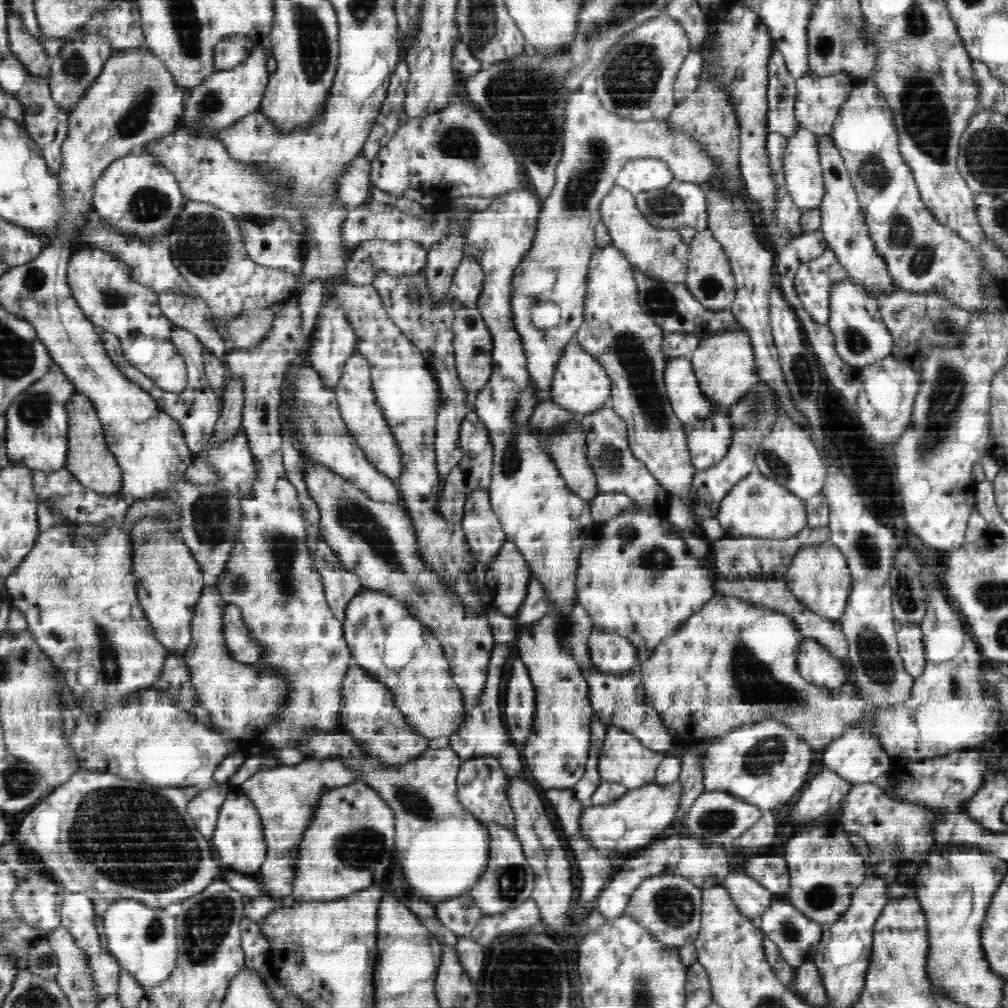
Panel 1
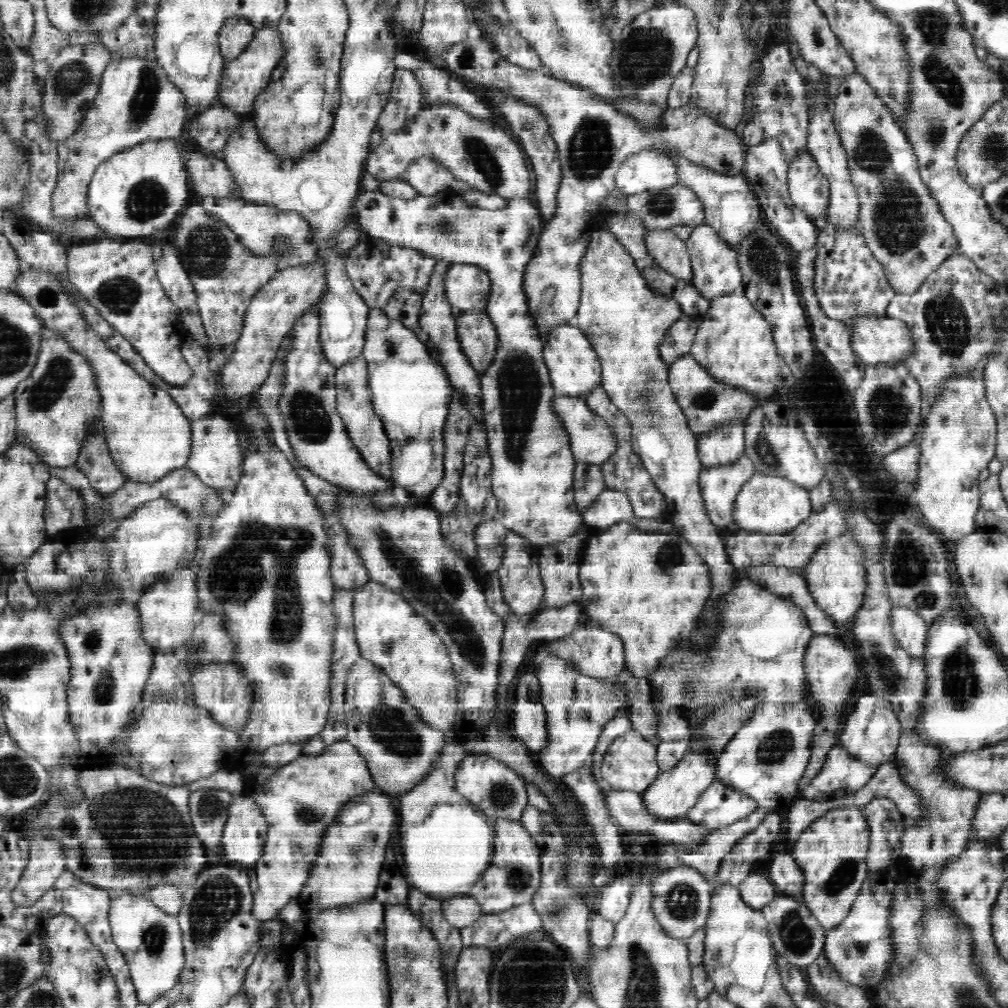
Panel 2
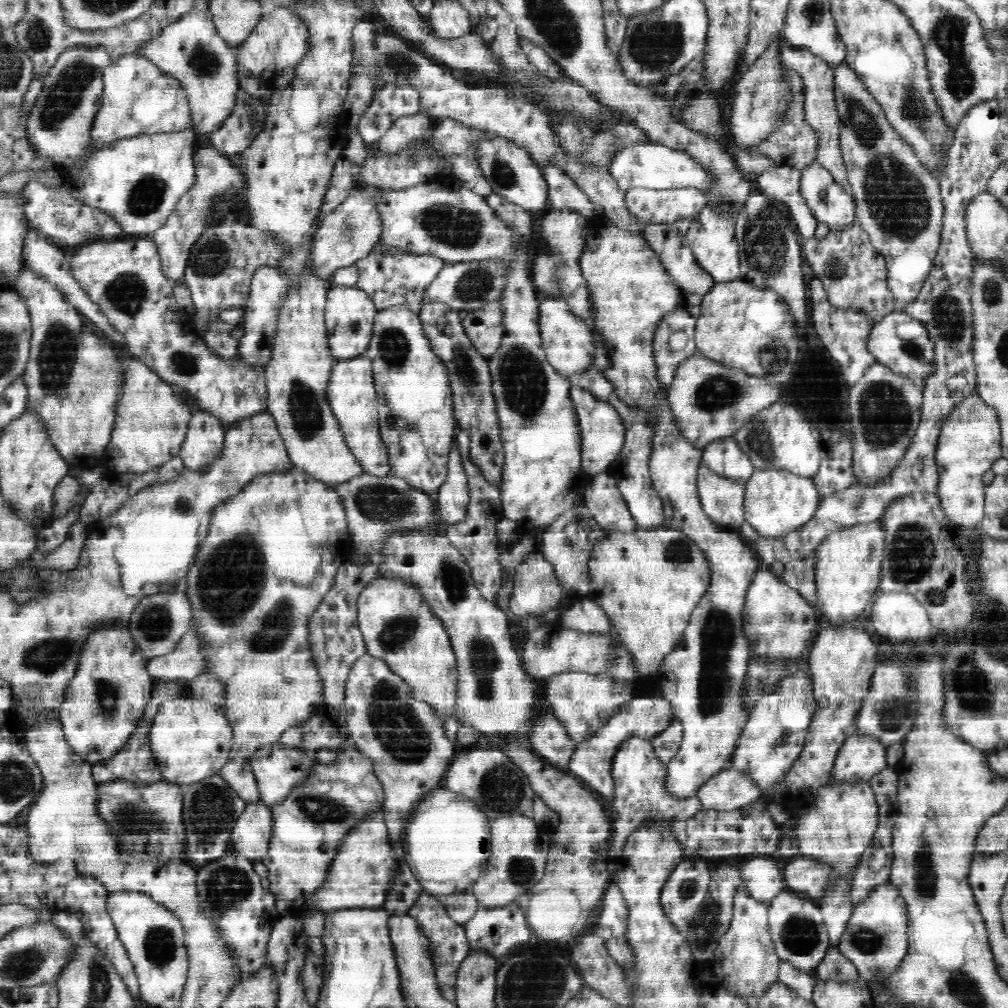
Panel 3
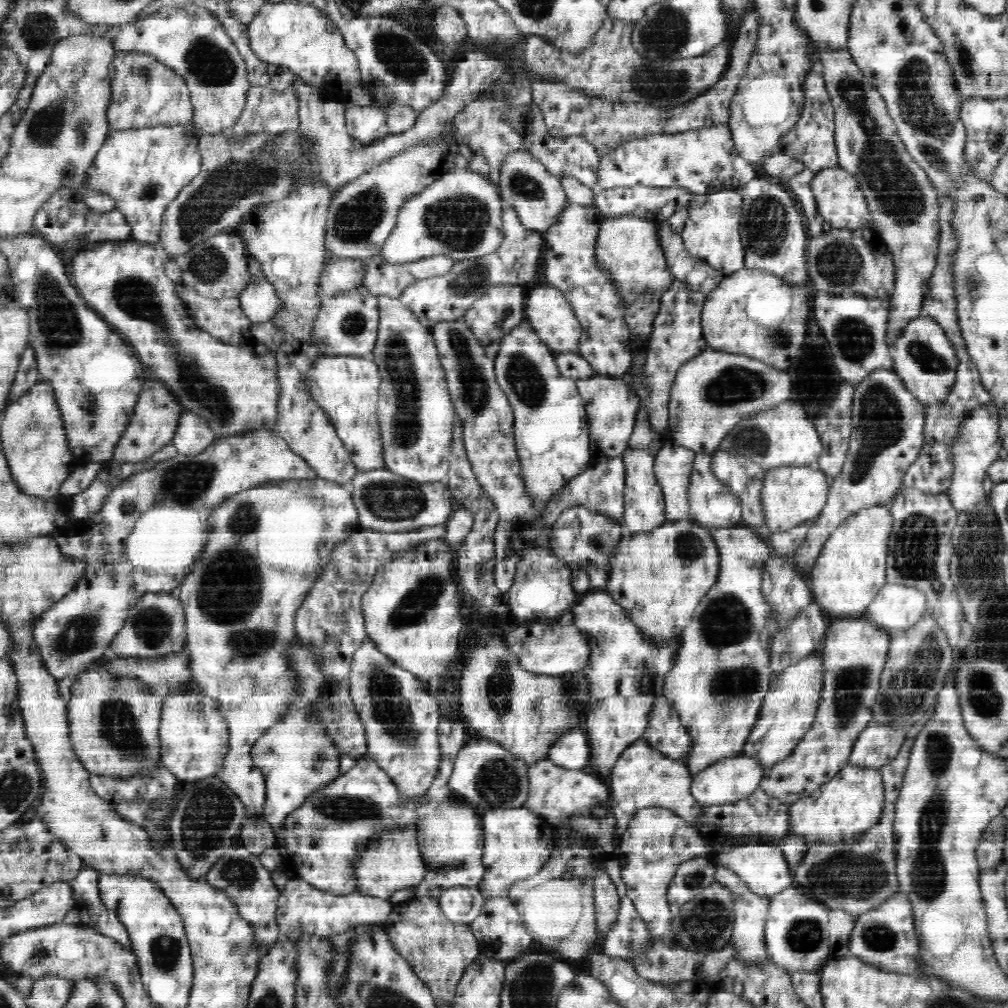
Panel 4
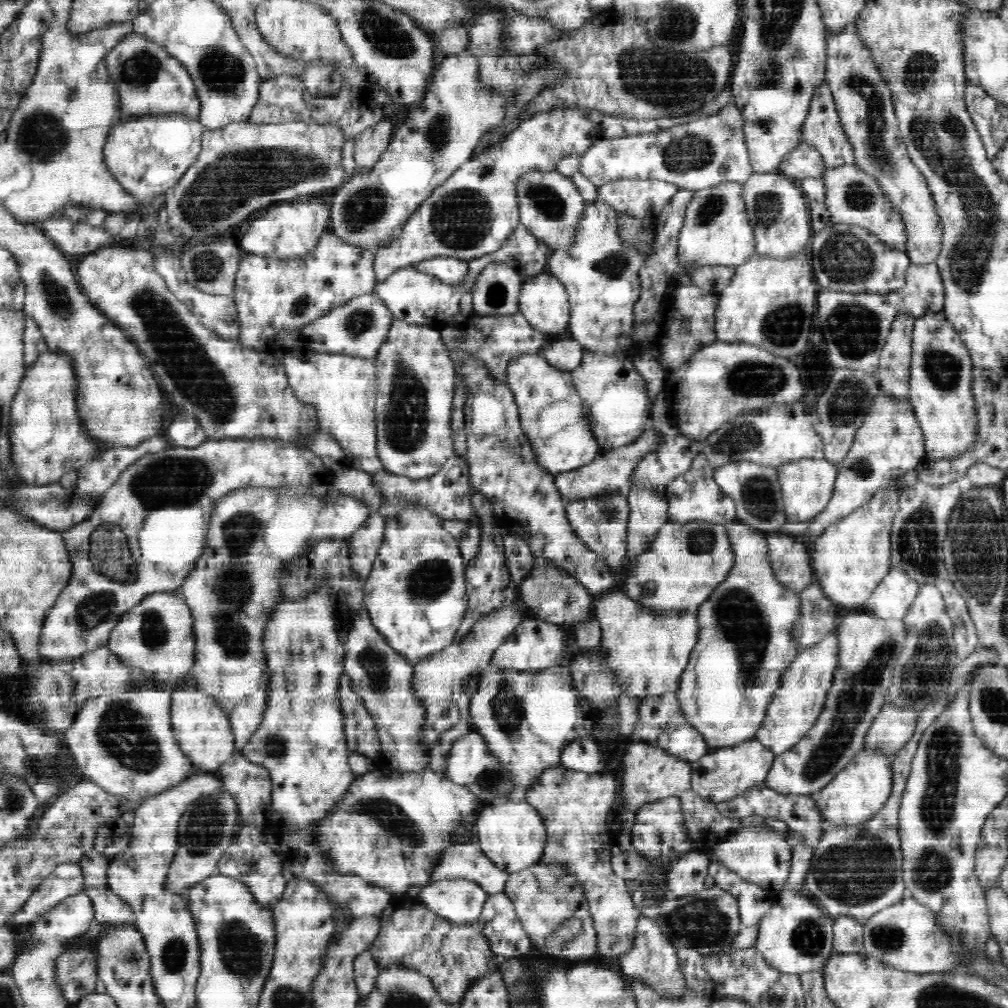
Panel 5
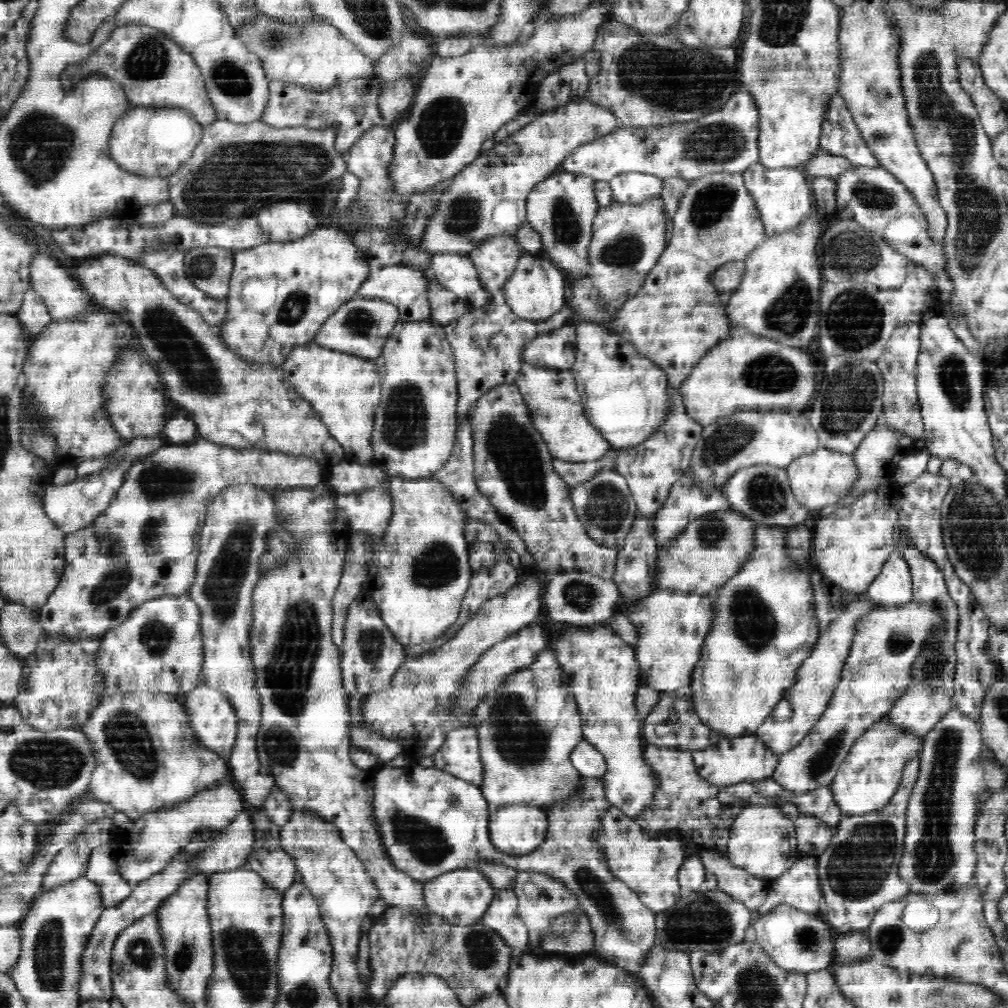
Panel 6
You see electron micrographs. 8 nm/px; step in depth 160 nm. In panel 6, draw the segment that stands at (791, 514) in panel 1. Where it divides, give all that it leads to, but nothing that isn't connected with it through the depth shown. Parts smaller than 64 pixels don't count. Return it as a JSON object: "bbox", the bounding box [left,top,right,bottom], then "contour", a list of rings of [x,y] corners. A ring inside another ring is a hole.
{"bbox":[786,447,860,511],"contour":[[[827,447],[818,448],[813,454],[804,455],[796,458],[786,468],[787,477],[789,478],[791,489],[795,493],[803,506],[809,511],[821,510],[828,504],[834,504],[856,486],[856,480],[860,478],[858,463],[855,456],[849,452],[828,451]]]}

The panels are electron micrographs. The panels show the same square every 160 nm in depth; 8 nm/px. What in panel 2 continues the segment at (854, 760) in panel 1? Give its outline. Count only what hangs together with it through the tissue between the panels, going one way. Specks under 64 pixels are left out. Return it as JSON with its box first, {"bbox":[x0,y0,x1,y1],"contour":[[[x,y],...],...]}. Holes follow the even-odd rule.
{"bbox":[839,694,902,764],"contour":[[[868,694],[856,700],[854,705],[854,711],[844,722],[844,730],[840,733],[839,741],[852,755],[864,761],[880,764],[892,762],[901,737],[902,726],[896,712],[891,709],[891,703]]]}

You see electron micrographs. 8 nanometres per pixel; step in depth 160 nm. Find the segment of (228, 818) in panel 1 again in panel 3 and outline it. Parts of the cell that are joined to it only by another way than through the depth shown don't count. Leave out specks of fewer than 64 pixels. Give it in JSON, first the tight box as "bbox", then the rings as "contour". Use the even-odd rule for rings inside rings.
{"bbox":[231,803,273,862],"contour":[[[262,803],[248,804],[234,825],[231,842],[234,852],[253,862],[266,856],[273,833],[271,809]]]}

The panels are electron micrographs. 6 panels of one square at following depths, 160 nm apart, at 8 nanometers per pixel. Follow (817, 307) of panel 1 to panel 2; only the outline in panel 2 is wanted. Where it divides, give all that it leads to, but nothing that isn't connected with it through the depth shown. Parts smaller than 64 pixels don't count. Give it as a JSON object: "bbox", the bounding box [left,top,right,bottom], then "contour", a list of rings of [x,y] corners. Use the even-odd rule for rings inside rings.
{"bbox":[813,223,897,322],"contour":[[[821,223],[815,251],[813,282],[824,315],[842,322],[853,318],[885,316],[897,292],[890,286],[882,263],[868,249],[866,240],[855,225]]]}

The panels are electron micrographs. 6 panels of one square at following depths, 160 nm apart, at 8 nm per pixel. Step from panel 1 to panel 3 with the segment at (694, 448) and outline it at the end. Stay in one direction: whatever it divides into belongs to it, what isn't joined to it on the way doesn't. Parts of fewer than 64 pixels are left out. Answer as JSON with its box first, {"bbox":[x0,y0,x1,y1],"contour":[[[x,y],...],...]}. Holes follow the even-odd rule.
{"bbox":[701,436,755,485],"contour":[[[733,436],[711,442],[702,450],[701,462],[721,477],[746,485],[755,472],[751,459],[736,444]]]}

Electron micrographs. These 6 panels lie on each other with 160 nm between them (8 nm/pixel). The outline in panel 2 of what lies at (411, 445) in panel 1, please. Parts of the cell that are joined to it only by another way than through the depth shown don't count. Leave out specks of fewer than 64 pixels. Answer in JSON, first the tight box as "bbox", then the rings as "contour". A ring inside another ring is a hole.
{"bbox":[361,310,453,498],"contour":[[[380,310],[368,314],[367,334],[361,356],[368,363],[369,389],[376,414],[382,419],[384,430],[390,441],[394,458],[400,464],[401,449],[411,438],[428,438],[440,446],[436,452],[436,462],[430,474],[422,482],[407,486],[406,489],[417,498],[431,496],[431,492],[441,483],[444,474],[443,428],[450,412],[450,396],[453,386],[444,368],[430,358],[427,343],[424,343],[410,327],[401,320],[392,320]]]}

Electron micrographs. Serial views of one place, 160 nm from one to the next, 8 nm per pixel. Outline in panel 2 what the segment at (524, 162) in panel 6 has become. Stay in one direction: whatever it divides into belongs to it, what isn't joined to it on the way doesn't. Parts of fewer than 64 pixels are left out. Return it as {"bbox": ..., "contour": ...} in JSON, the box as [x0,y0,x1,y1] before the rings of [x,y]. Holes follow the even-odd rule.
{"bbox":[354,190,585,548],"contour":[[[380,190],[375,192],[360,191],[355,203],[354,203],[355,216],[362,227],[363,232],[367,237],[373,237],[374,239],[381,239],[387,244],[393,246],[406,247],[408,249],[414,249],[420,253],[434,257],[436,261],[446,261],[449,263],[462,263],[472,264],[479,266],[482,270],[489,273],[489,279],[491,282],[491,295],[488,298],[488,304],[485,308],[485,314],[490,317],[492,324],[495,326],[498,333],[498,348],[496,349],[495,357],[492,364],[485,370],[482,375],[482,403],[483,414],[486,417],[486,424],[484,424],[487,439],[488,439],[488,454],[491,457],[491,487],[497,501],[497,511],[495,519],[504,525],[508,531],[515,532],[520,536],[524,536],[527,542],[540,548],[544,546],[552,546],[552,544],[558,544],[558,542],[564,542],[566,538],[570,538],[572,534],[576,534],[576,530],[580,530],[582,526],[585,526],[583,519],[583,513],[578,511],[575,501],[575,492],[573,489],[575,478],[575,464],[576,459],[572,455],[571,439],[567,434],[566,425],[562,421],[562,417],[554,409],[554,400],[556,398],[556,390],[549,377],[549,370],[543,359],[543,346],[544,339],[541,338],[540,330],[536,323],[535,316],[531,314],[531,306],[527,302],[526,291],[523,290],[524,273],[528,263],[532,260],[534,252],[536,251],[539,238],[542,234],[544,224],[539,209],[534,204],[533,200],[522,201],[516,199],[512,202],[512,208],[505,208],[504,210],[484,210],[484,208],[477,208],[476,206],[468,206],[464,198],[460,196],[459,191],[443,191],[437,194],[414,196],[412,199],[398,199],[392,198],[392,196],[382,193]]]}

